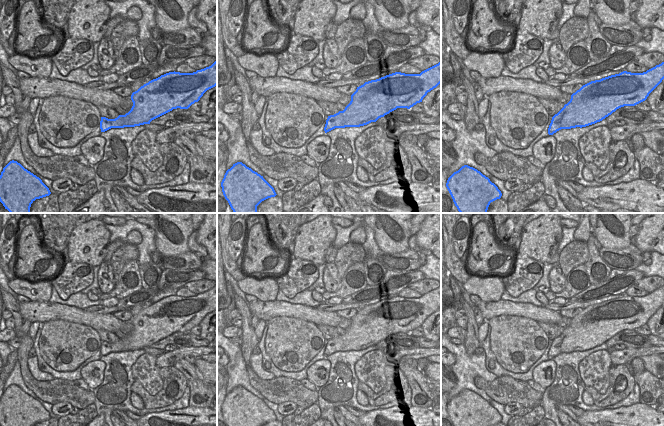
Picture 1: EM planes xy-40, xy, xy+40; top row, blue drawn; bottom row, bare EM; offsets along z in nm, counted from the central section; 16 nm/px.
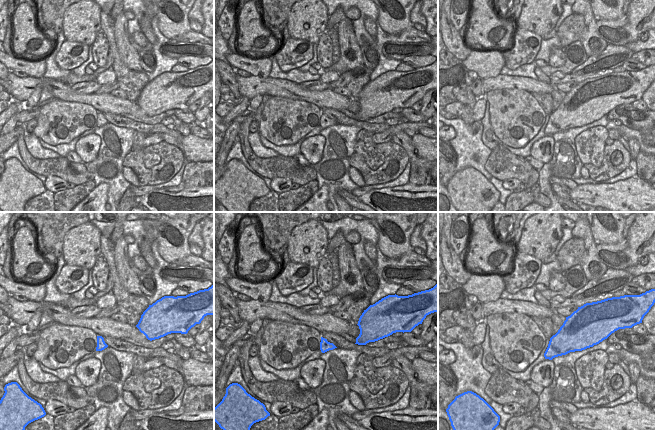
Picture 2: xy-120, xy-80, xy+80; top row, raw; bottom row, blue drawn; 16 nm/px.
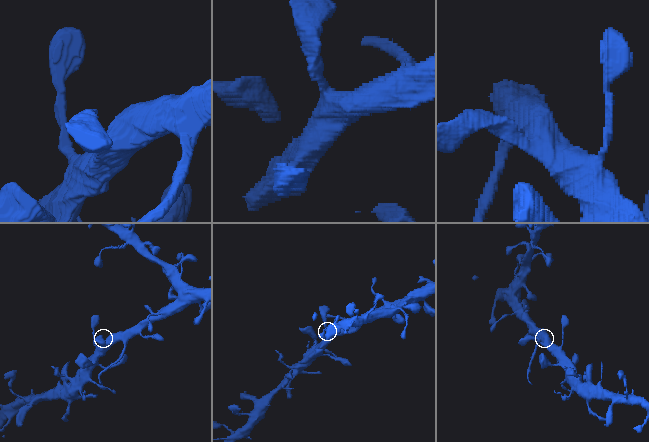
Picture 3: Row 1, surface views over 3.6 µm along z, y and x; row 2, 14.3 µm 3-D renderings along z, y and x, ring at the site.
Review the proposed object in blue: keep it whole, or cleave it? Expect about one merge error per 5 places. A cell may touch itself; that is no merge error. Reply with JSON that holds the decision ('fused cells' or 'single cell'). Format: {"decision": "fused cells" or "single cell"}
{"decision": "single cell"}

